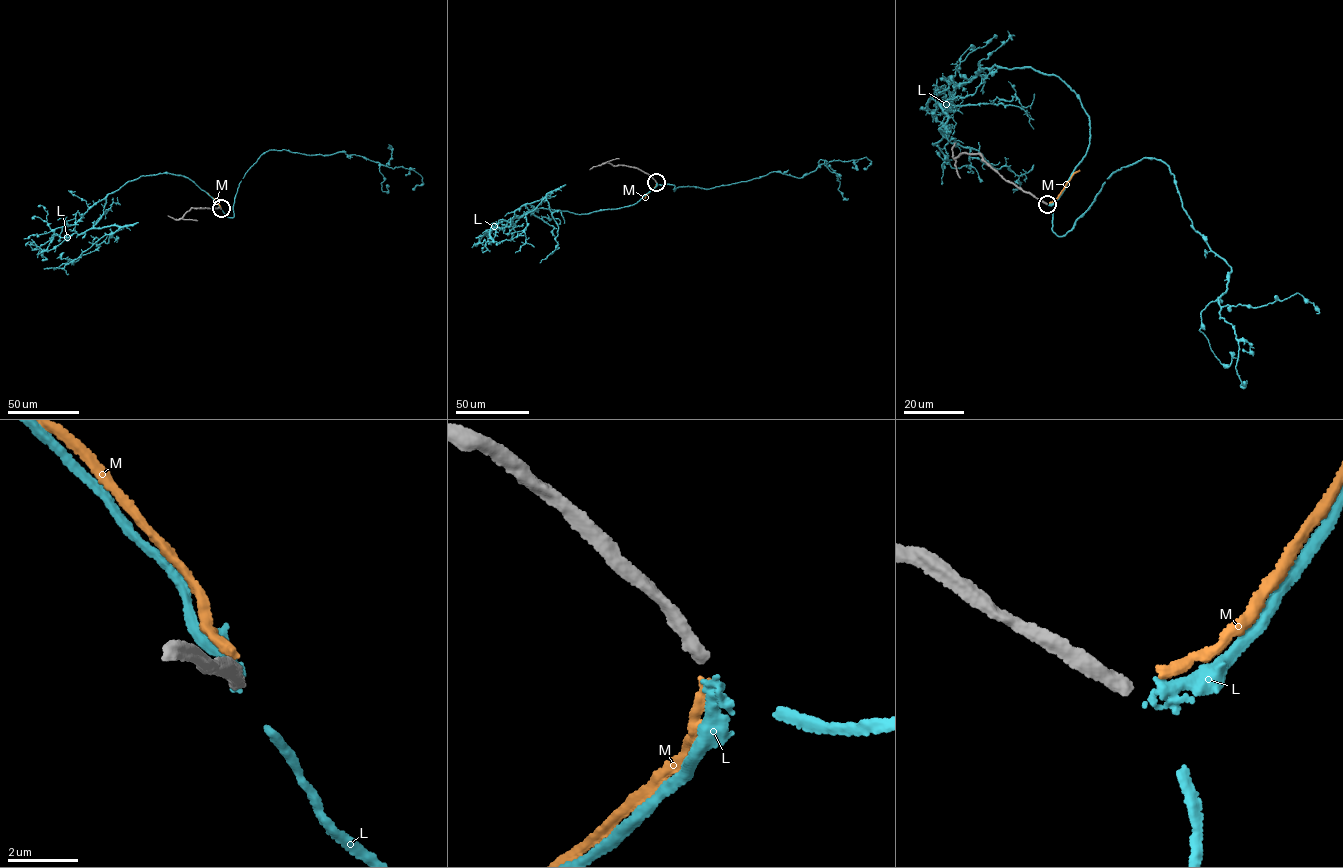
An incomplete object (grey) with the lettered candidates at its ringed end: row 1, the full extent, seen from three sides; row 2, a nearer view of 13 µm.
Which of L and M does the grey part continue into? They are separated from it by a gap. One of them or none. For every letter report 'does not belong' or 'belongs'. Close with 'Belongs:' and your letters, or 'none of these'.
L: belongs
M: does not belong
Belongs: L

